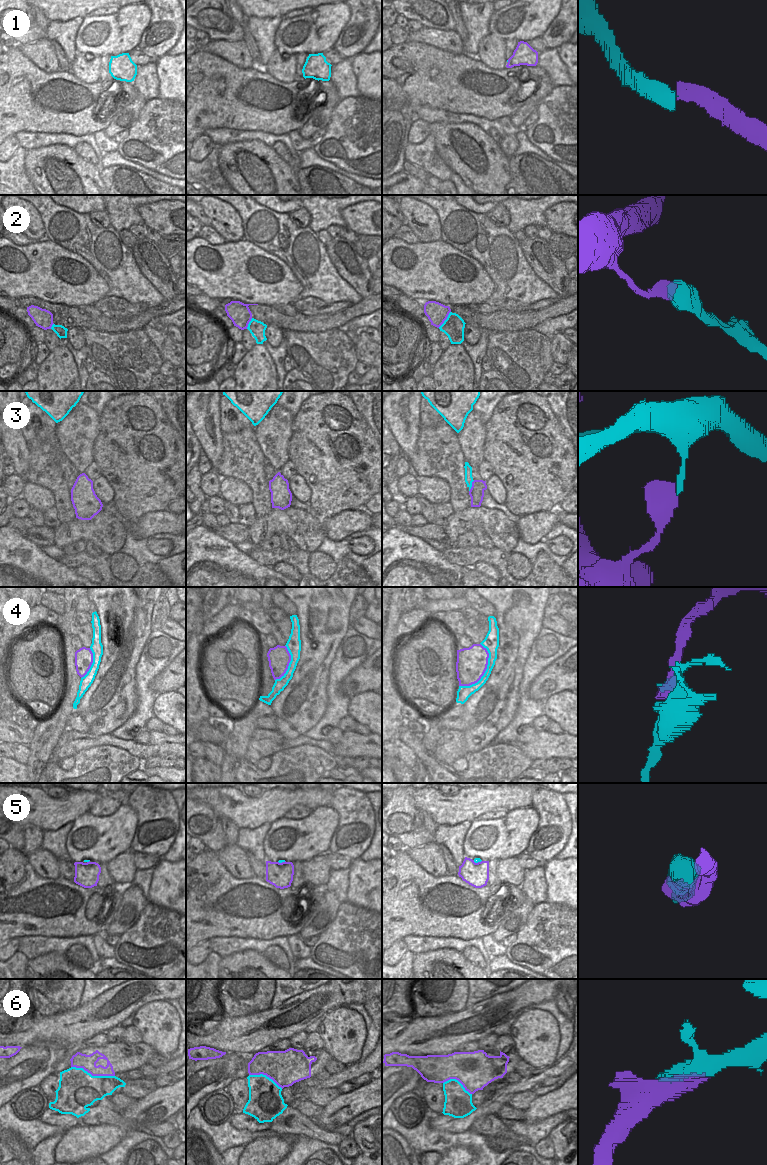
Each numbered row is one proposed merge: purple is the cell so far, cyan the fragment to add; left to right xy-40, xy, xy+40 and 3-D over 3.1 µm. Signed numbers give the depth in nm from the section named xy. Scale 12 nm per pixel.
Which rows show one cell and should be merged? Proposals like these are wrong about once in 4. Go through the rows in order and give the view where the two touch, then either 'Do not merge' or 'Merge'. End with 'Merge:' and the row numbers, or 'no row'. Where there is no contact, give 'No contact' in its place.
1: No contact. Merge
2: Touches purple in xy+40. Do not merge
3: Touches purple in xy+40. Do not merge
4: Touches purple in xy+40. Merge
5: Touches purple in xy+40. Merge
6: Touches purple in xy-40. Merge
Merge: 1, 4, 5, 6

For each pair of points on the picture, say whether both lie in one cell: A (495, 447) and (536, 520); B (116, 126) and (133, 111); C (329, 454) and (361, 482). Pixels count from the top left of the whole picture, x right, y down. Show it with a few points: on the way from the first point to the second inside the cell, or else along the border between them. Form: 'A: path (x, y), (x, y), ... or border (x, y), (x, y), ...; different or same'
A: border (556, 509), (540, 510), (524, 514), (521, 517); different
B: path (120, 122), (129, 114); same
C: path (337, 460), (353, 476); same

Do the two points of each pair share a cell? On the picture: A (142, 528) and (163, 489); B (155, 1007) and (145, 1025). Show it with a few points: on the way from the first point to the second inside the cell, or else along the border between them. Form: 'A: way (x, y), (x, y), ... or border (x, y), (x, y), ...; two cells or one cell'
A: border (166, 508), (160, 511), (148, 511), (131, 523); two cells
B: border (167, 1017), (145, 1017), (141, 1021), (127, 1026); two cells

